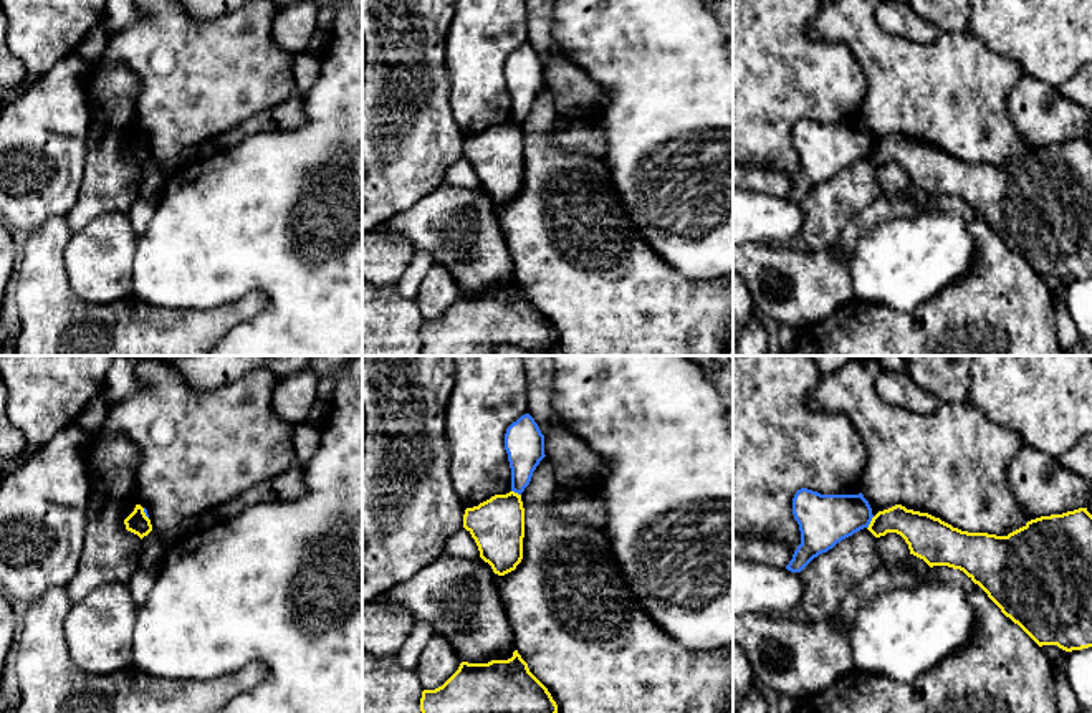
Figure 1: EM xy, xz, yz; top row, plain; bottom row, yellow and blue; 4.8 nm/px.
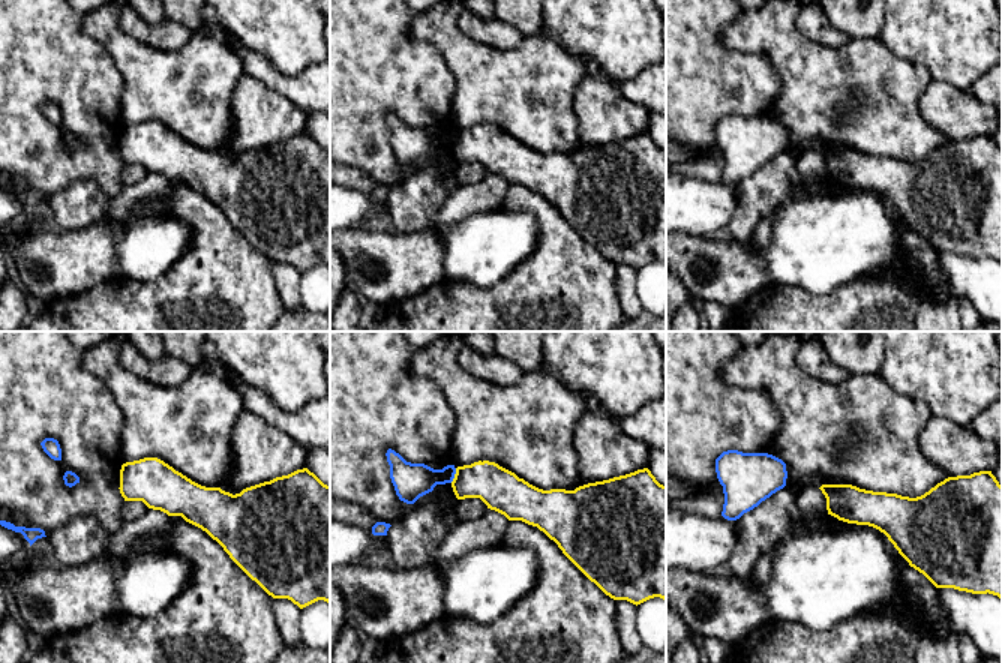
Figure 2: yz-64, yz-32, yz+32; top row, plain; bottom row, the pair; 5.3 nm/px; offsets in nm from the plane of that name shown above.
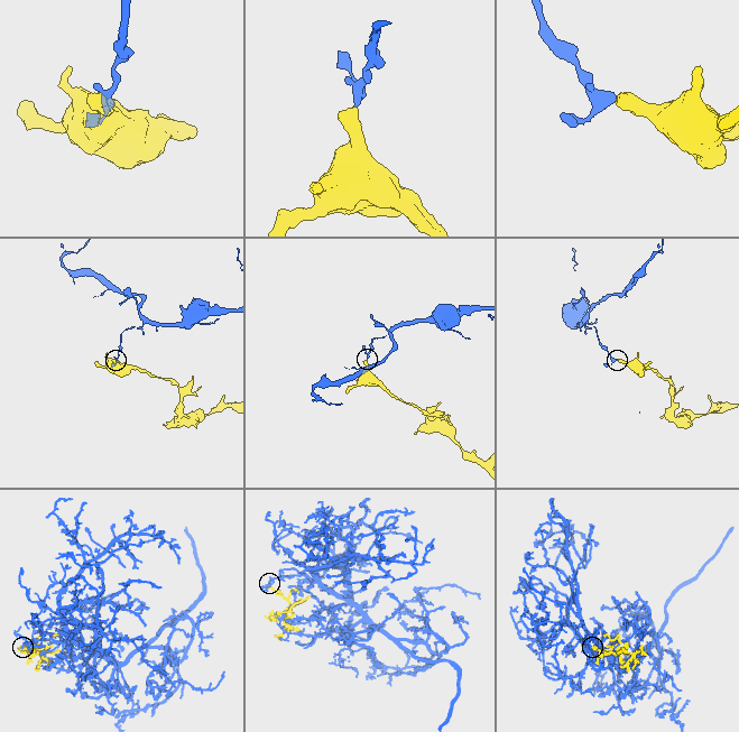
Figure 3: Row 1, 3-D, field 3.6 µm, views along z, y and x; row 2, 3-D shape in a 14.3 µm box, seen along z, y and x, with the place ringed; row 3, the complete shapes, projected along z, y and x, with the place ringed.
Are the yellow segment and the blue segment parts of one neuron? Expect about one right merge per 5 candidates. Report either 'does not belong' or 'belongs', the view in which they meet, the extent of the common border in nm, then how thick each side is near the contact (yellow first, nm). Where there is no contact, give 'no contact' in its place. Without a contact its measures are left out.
does not belong | yz | 70 nm | 180/260 nm

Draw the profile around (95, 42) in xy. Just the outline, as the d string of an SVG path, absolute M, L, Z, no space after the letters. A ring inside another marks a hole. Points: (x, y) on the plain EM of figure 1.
M103 20L84 35L83 41L76 46L74 55L94 66L101 60L108 41L109 35Z

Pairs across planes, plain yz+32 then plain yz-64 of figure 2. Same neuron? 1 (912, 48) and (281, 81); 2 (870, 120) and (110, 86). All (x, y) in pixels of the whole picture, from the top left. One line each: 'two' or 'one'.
1: two
2: two

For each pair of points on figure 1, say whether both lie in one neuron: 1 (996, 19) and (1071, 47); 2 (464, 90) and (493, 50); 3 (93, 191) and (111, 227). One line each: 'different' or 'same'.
1: same
2: same
3: different

